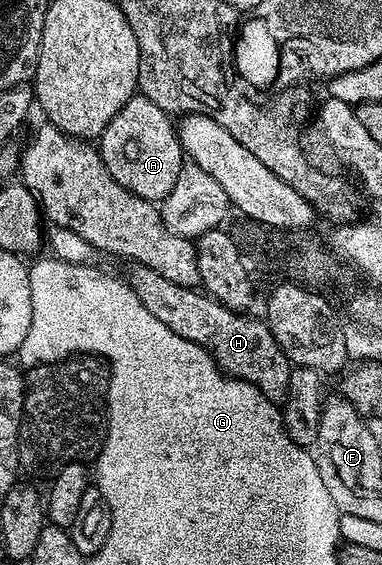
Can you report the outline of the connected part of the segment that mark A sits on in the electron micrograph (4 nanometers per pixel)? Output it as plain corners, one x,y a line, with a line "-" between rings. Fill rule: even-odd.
141,94
134,95
120,110
120,114
108,122
100,137
100,151
108,174
112,174
112,178
116,178
116,182
120,182
120,186
132,194
151,202
161,202
168,194
172,194
172,186
176,186
176,178
180,178
184,163
182,143
178,141
178,129
171,113
160,110
156,102

